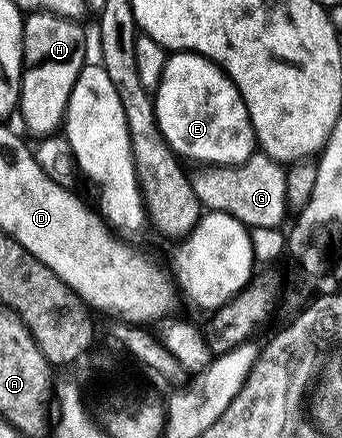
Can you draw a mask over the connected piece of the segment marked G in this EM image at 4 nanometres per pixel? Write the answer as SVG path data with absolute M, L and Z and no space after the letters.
M255 153L247 161L238 165L209 167L192 176L194 193L206 212L218 211L235 217L246 227L282 226L285 214L291 211L287 199L285 167L276 163L270 155Z

